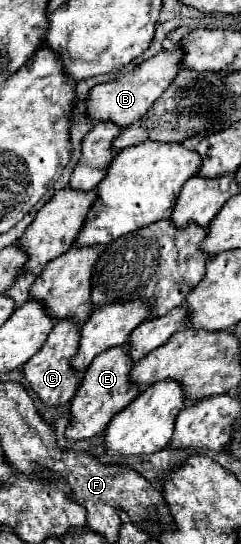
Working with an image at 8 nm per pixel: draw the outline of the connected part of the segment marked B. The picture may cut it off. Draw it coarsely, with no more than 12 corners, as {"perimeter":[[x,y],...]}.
{"perimeter":[[161,51],[91,89],[89,115],[129,127],[181,71]]}

